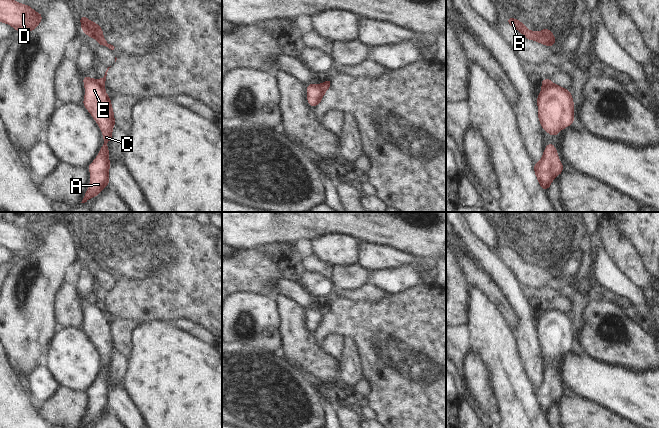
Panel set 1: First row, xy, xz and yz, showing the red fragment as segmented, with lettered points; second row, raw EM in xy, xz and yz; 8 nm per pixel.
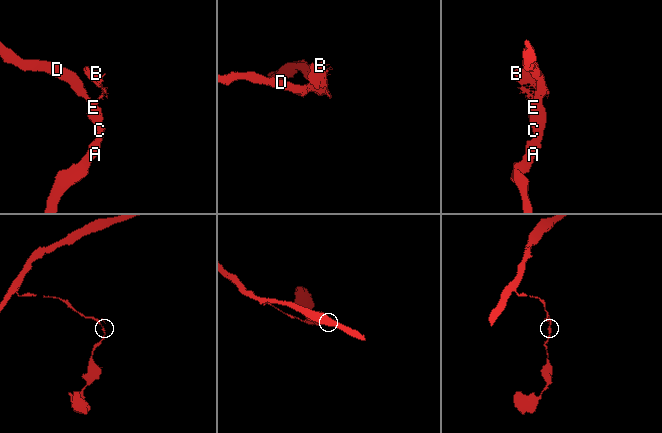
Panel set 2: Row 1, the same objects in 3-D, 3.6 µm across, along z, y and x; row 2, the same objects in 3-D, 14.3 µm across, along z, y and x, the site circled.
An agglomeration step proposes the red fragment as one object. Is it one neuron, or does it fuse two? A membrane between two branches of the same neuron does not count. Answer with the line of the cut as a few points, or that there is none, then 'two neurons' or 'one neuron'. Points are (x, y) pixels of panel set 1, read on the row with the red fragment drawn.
xz (324, 83), (326, 90) | two neurons

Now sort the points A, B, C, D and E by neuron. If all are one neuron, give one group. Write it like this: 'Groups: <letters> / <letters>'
Groups: A C D E / B

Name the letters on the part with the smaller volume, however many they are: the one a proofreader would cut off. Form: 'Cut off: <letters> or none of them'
Cut off: B

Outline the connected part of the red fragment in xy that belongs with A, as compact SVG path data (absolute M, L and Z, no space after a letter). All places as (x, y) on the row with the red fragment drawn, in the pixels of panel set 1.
M83 76L85 85L85 97L83 105L95 119L103 133L103 145L96 159L87 167L91 174L90 184L81 203L96 197L106 186L109 185L110 160L106 141L112 140L112 129L115 126L114 112L111 99L105 92L105 85L100 79L91 79Z

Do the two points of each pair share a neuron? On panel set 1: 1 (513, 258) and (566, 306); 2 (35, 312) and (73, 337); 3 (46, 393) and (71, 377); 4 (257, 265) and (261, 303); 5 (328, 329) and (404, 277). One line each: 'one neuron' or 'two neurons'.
1: two neurons
2: two neurons
3: two neurons
4: two neurons
5: two neurons

